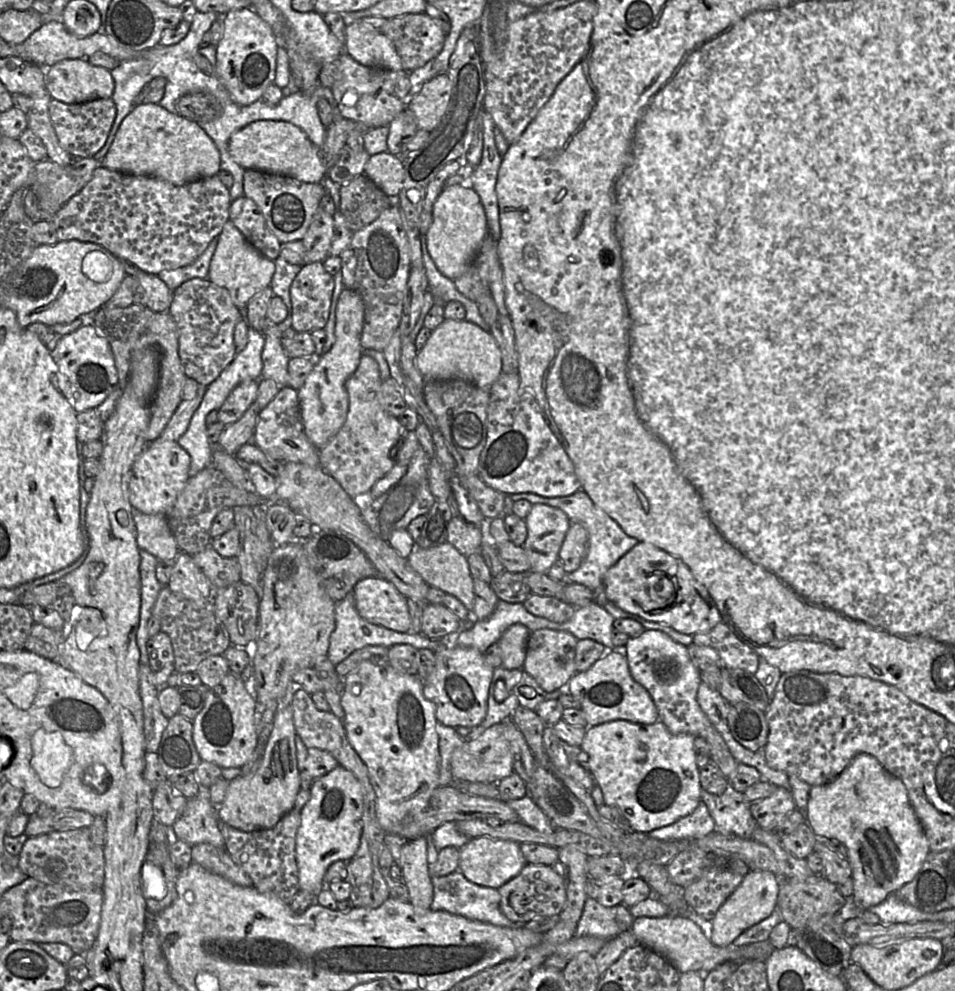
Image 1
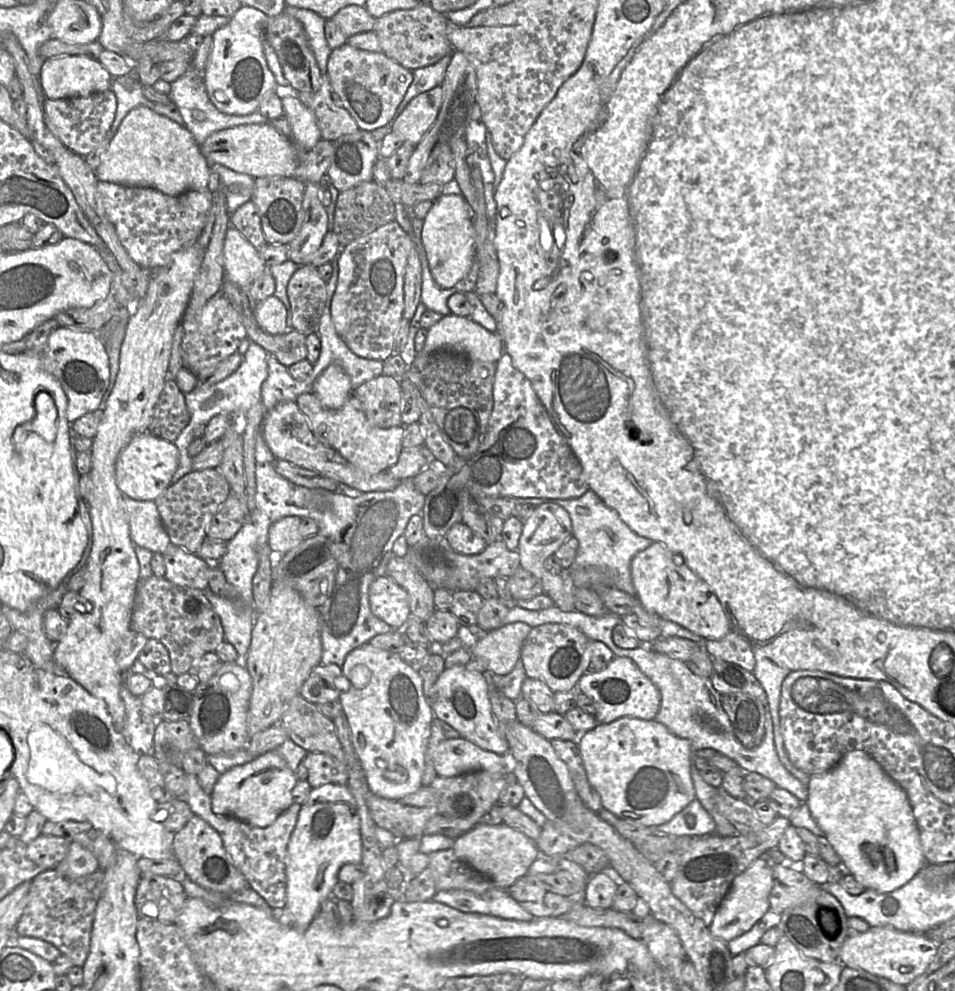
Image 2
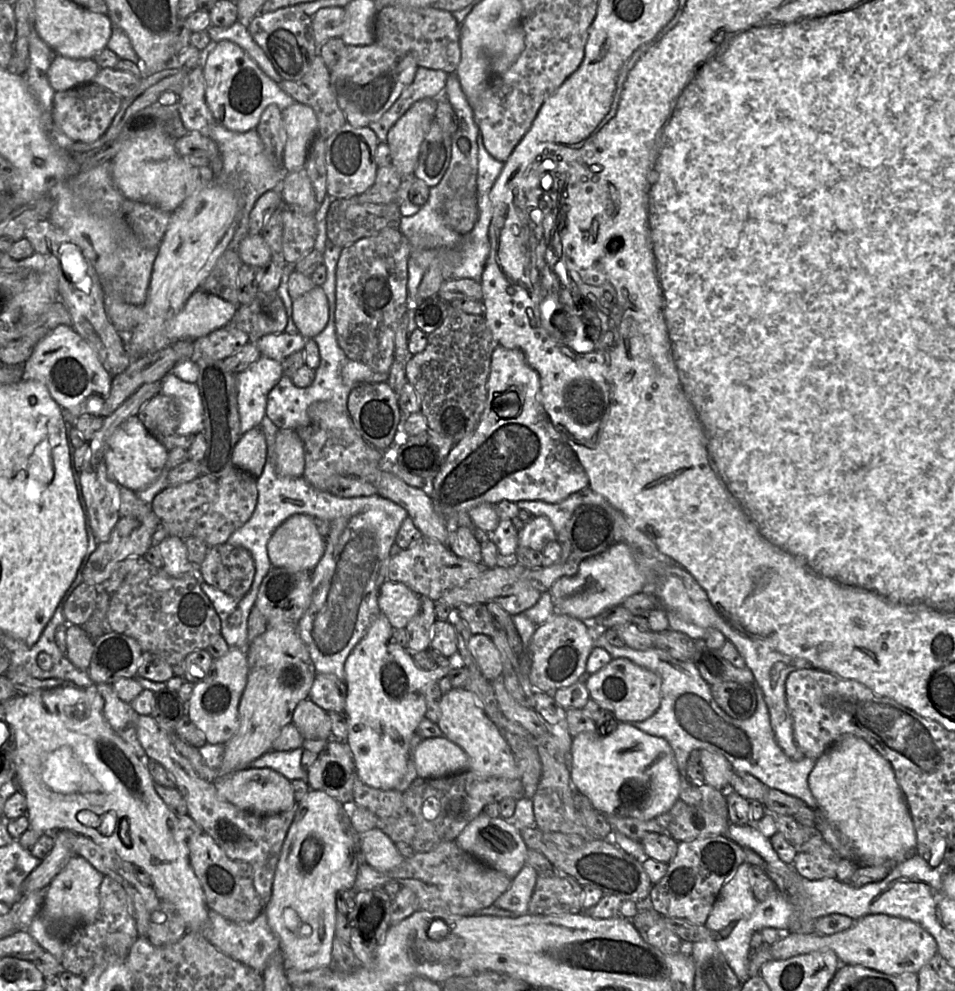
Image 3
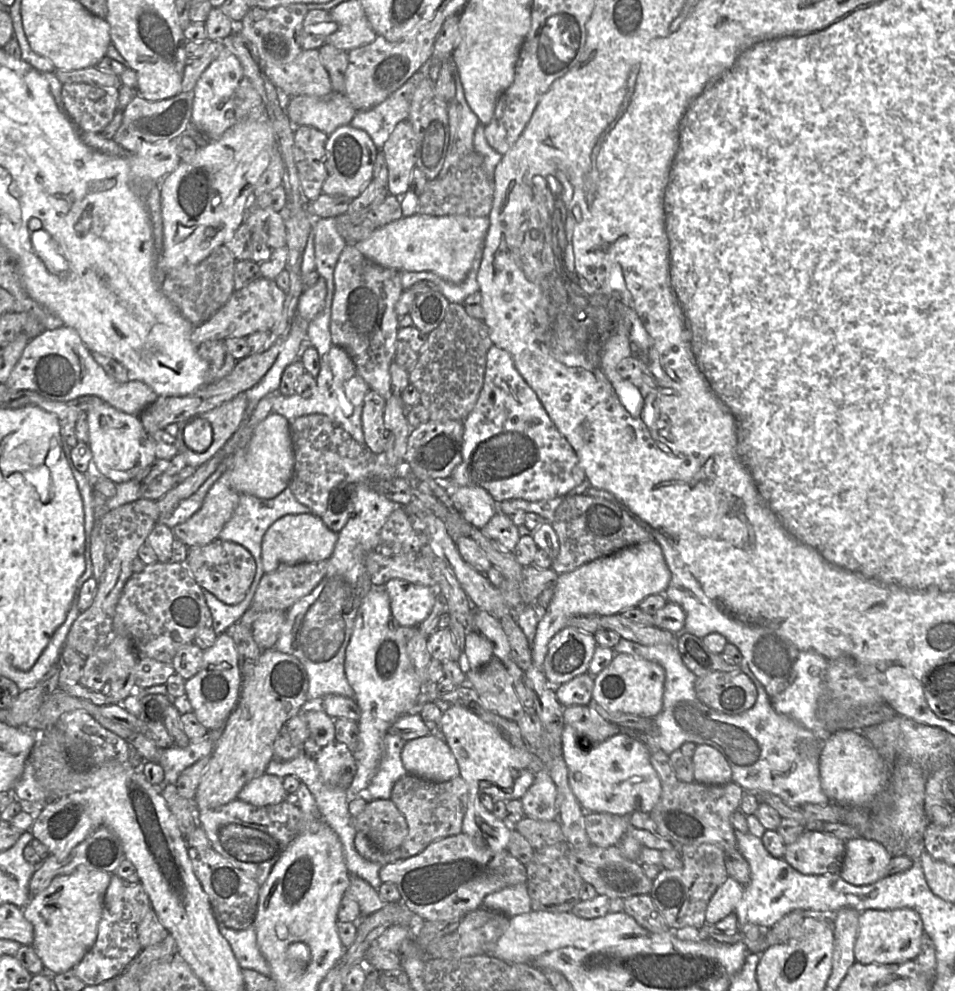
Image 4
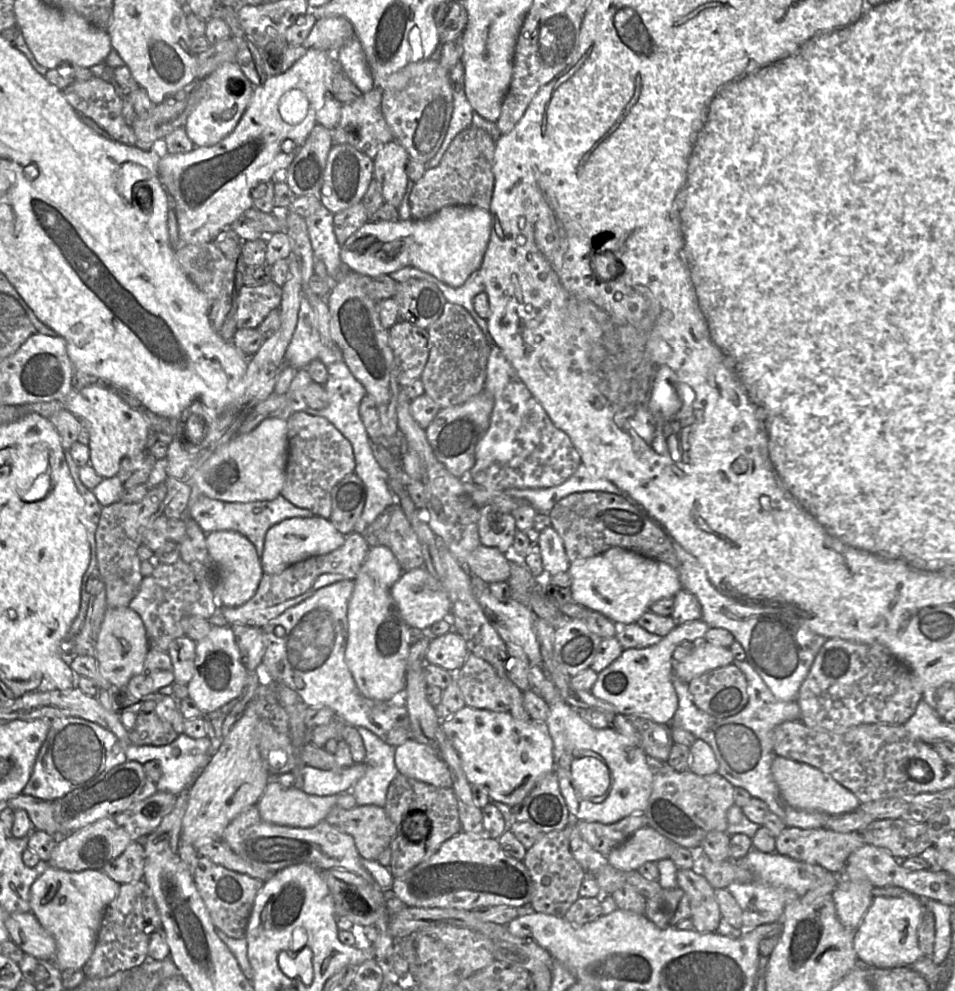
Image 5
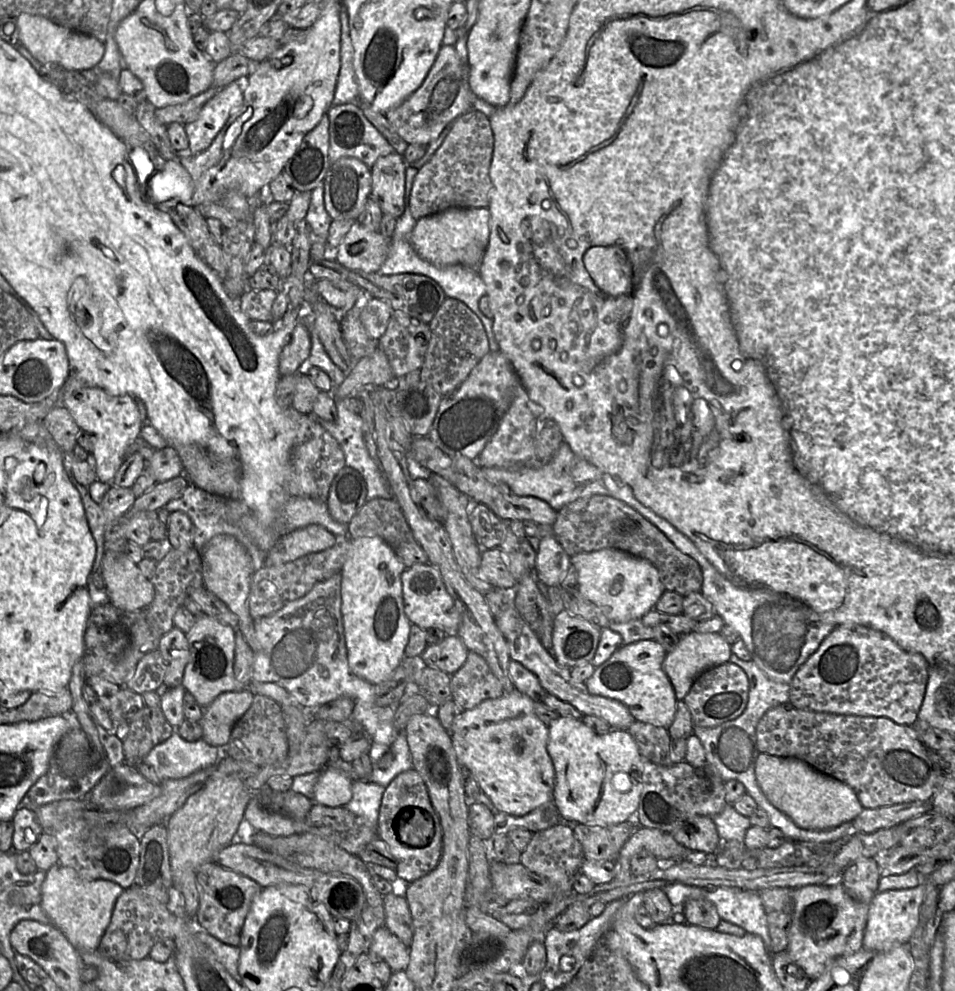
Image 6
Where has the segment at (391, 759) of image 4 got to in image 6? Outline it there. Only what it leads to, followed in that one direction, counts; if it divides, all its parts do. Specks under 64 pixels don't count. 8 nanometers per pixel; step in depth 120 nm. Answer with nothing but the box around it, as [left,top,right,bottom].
[345,780,385,826]

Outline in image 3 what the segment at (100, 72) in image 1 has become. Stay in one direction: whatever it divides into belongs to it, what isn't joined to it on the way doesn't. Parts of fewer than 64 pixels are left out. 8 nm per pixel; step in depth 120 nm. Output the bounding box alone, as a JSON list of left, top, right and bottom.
[47,55,100,92]

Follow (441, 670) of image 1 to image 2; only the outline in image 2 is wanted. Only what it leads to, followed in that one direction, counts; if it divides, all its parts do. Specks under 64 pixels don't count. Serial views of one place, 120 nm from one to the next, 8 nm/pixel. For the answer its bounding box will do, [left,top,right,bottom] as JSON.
[427,665,510,755]

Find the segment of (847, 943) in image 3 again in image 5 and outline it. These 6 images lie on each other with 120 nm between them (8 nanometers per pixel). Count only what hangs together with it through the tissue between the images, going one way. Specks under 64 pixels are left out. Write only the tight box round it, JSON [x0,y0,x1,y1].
[854,893,924,968]

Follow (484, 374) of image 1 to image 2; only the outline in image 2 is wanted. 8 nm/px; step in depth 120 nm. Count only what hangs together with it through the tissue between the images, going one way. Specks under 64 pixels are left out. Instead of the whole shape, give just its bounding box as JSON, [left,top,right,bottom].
[417,313,504,363]

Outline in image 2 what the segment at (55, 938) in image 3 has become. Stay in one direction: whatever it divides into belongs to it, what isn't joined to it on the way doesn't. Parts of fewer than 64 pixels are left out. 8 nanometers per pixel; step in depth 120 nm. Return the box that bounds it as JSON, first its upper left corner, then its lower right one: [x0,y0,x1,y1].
[54,842,100,880]

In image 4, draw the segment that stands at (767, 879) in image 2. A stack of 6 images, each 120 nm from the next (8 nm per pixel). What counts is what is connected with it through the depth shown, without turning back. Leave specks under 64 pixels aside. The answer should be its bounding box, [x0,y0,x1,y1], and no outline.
[706,877,744,925]

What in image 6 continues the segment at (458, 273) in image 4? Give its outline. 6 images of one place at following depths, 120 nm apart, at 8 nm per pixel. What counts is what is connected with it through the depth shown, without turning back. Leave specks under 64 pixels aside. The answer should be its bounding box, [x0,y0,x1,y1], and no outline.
[332,207,490,273]

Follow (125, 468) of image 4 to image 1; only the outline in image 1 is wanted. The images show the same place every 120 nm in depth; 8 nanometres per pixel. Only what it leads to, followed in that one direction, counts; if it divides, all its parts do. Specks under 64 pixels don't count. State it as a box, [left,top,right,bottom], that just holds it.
[128,437,190,515]

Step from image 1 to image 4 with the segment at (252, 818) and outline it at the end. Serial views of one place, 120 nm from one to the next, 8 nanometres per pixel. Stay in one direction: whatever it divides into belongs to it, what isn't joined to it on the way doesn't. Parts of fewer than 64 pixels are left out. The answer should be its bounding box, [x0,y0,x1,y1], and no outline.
[237,773,289,806]

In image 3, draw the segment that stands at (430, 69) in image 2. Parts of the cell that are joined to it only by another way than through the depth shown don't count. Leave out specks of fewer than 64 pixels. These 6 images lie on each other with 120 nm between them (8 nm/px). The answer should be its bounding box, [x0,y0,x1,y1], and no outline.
[368,67,448,142]

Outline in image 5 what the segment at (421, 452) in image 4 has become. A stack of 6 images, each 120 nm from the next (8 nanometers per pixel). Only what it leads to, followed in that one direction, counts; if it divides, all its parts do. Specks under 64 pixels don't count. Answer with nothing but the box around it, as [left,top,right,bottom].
[424,389,493,478]

